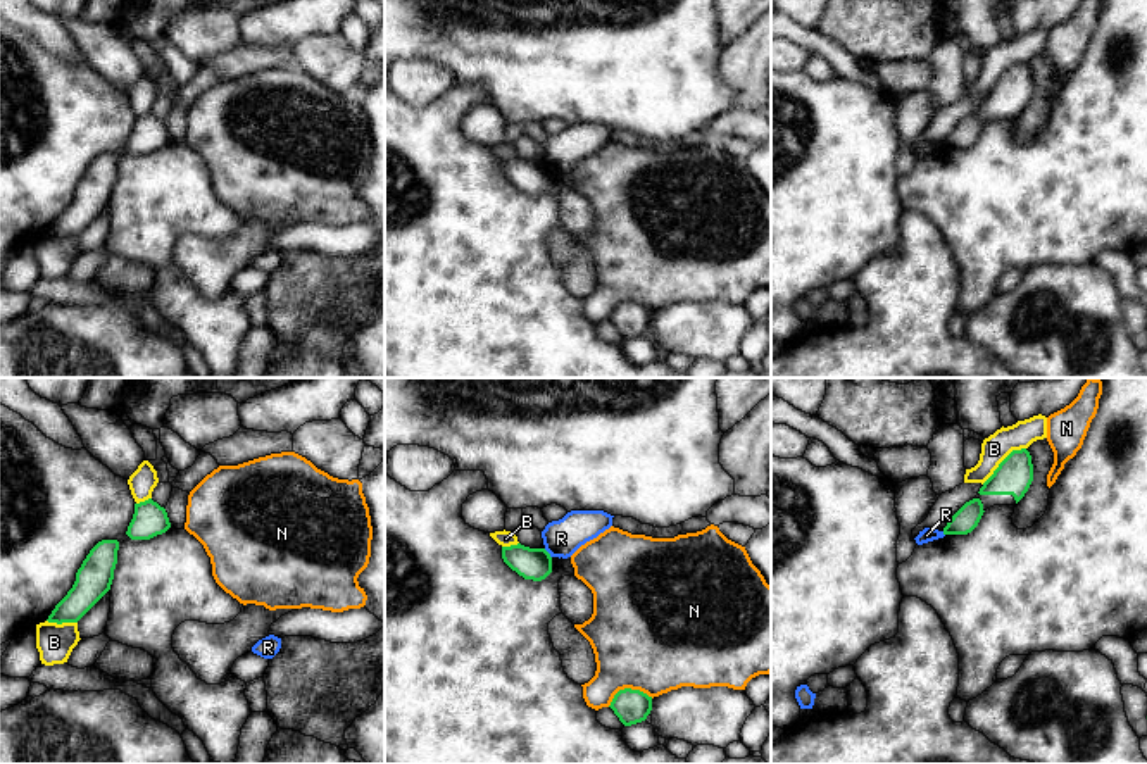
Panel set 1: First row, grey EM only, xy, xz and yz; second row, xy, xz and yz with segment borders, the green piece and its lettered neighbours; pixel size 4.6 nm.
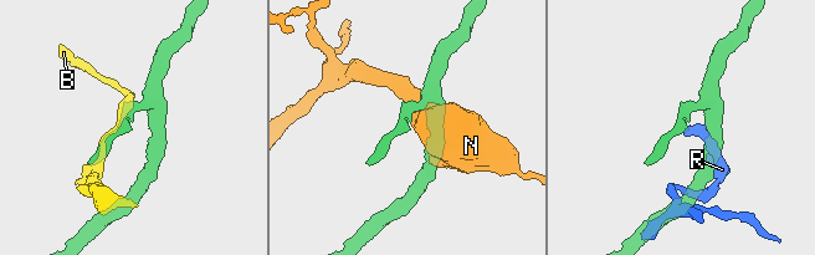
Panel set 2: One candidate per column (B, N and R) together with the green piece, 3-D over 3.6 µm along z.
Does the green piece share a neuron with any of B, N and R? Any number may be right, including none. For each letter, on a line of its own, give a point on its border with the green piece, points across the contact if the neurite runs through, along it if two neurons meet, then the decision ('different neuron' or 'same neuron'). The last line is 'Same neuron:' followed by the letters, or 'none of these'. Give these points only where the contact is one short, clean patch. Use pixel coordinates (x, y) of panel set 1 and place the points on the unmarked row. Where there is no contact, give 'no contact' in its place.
B: yz (1002, 75) | different neuron
N: xz (628, 302) | different neuron
R: xz (549, 168) | along xz (544, 162), (551, 171) | different neuron
Same neuron: none of these

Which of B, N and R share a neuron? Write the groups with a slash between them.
B / N / R

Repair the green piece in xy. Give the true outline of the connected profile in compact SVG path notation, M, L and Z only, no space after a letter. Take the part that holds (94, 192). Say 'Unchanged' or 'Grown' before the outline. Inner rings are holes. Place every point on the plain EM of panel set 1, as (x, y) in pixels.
Unchanged. M102 153L90 164L76 186L72 202L55 219L48 236L78 236L110 204L117 164L117 153Z

